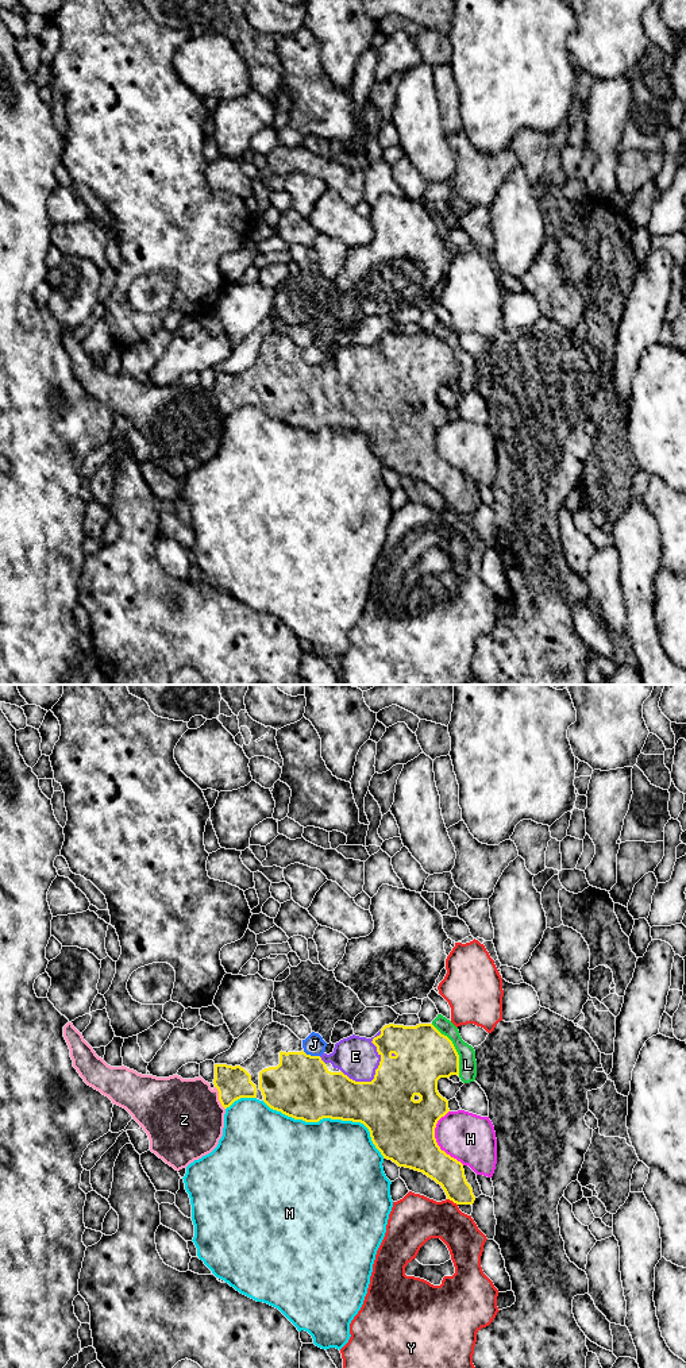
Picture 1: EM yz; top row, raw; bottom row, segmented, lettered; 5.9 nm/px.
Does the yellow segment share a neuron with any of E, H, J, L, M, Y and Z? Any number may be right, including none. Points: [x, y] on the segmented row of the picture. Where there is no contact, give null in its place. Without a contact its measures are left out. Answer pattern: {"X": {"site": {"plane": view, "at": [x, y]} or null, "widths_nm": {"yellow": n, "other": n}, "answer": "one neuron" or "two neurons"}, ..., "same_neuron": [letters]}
{"E": {"site": {"plane": "yz", "at": [378, 1066]}, "widths_nm": {"yellow": 340, "other": 240}, "answer": "one neuron"}, "H": {"site": {"plane": "yz", "at": [435, 1141]}, "widths_nm": {"yellow": 380, "other": 300}, "answer": "two neurons"}, "J": {"site": {"plane": "yz", "at": [309, 1055]}, "widths_nm": {"yellow": 380, "other": 120}, "answer": "two neurons"}, "L": {"site": {"plane": "yz", "at": [454, 1048]}, "widths_nm": {"yellow": 340, "other": 110}, "answer": "two neurons"}, "M": {"site": {"plane": "yz", "at": [330, 1117]}, "widths_nm": {"yellow": 380, "other": 480}, "answer": "two neurons"}, "Y": {"site": {"plane": "yz", "at": [453, 1201]}, "widths_nm": {"yellow": 180, "other": 280}, "answer": "two neurons"}, "Z": {"site": {"plane": "yz", "at": [219, 1098]}, "widths_nm": {"yellow": 200, "other": 480}, "answer": "two neurons"}, "same_neuron": ["E"]}

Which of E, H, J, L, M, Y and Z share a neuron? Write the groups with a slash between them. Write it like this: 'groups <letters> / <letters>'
groups E / H / J / L / M / Y / Z

